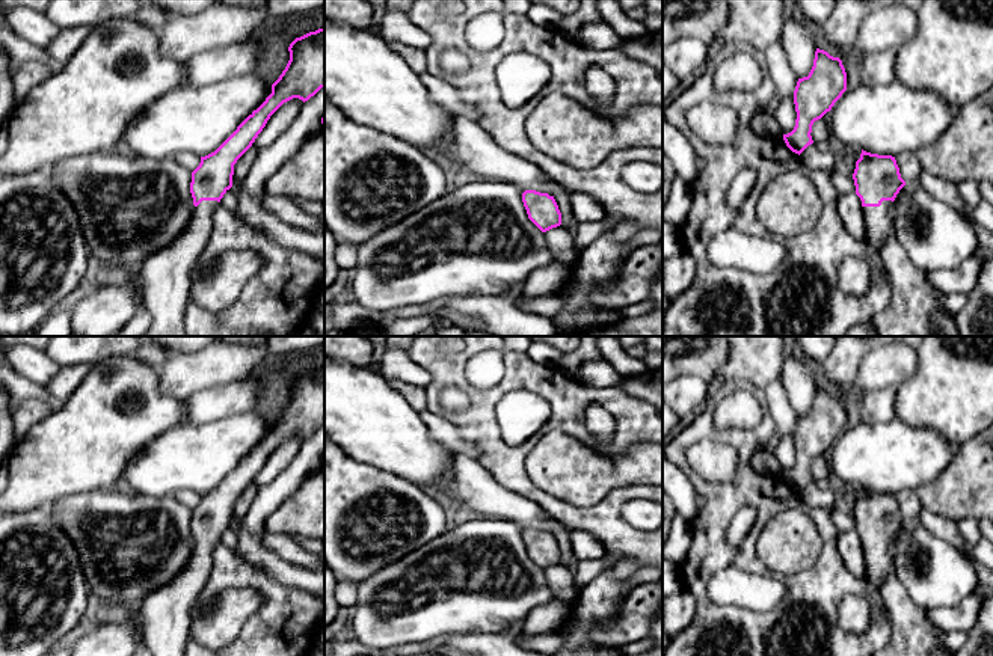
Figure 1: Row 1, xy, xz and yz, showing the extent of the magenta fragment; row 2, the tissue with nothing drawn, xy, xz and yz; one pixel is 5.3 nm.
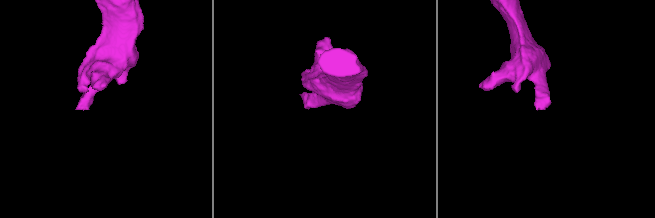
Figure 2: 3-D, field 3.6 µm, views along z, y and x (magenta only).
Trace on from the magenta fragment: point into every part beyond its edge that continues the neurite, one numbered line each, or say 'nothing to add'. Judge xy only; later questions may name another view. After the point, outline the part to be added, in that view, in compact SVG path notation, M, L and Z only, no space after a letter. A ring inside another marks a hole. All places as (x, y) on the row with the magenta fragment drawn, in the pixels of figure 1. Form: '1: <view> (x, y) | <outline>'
1: xy (165, 276) | M202 201L193 207L186 231L142 262L136 277L142 288L143 308L152 317L142 336L186 336L190 273L208 243L213 213L219 205L217 201Z

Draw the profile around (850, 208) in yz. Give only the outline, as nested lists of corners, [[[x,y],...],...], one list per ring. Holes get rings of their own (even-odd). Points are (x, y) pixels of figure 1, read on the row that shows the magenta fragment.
[[[856,192],[839,195],[838,211],[847,232],[856,240],[865,241],[863,207]]]

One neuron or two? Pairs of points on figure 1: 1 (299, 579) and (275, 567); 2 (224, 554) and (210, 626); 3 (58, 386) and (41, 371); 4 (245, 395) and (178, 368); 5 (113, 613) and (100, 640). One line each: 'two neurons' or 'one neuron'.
1: one neuron
2: two neurons
3: two neurons
4: two neurons
5: two neurons

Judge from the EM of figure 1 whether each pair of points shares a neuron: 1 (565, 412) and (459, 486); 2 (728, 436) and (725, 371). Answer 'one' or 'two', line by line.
1: two
2: two

